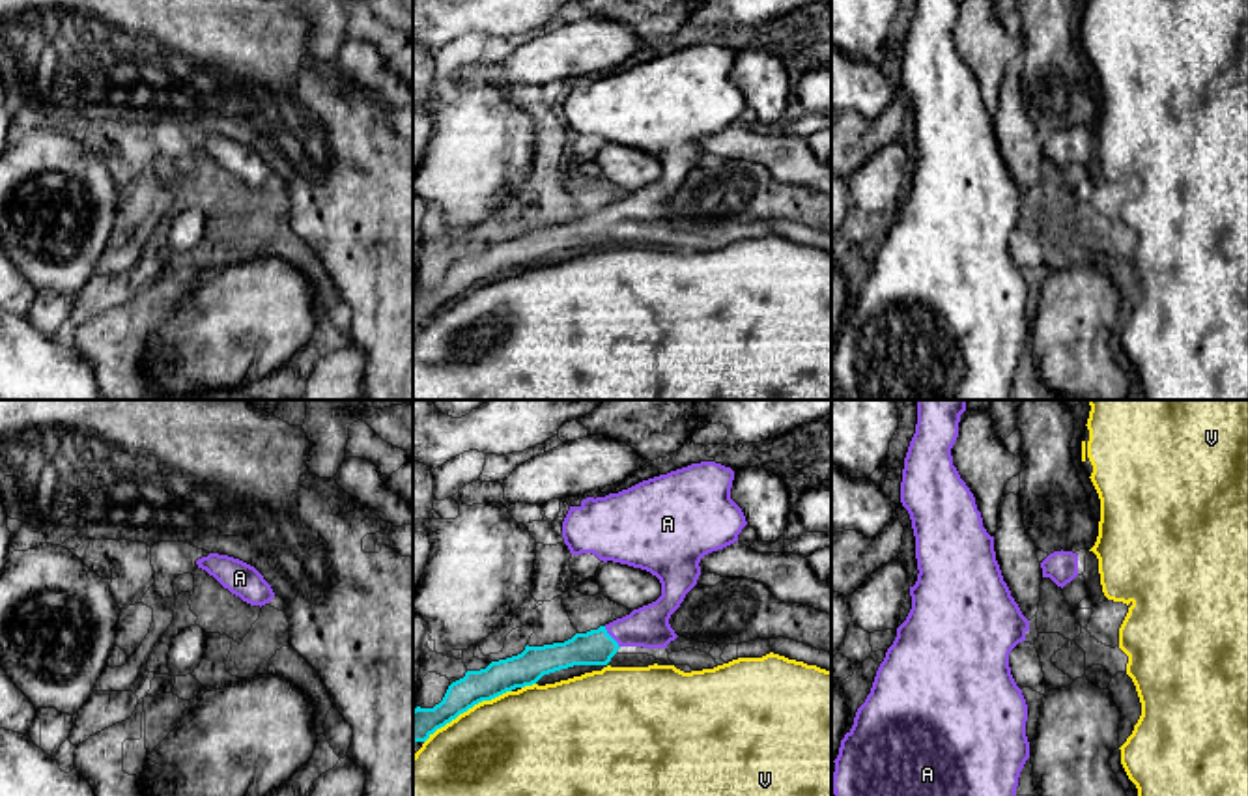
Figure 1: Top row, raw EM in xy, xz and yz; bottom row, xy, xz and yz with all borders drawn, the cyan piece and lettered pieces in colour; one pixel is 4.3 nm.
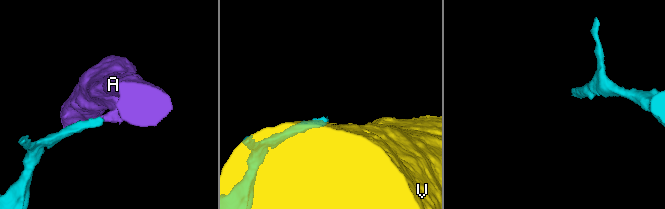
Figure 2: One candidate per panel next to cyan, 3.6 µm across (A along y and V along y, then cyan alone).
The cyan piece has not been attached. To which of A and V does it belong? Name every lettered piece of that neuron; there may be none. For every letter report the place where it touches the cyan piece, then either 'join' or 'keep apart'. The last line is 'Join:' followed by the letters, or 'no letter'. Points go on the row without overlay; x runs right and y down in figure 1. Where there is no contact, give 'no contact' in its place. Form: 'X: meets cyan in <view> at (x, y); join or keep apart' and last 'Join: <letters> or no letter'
A: meets cyan in xz at (611, 219); join
V: meets cyan in xz at (468, 290); keep apart
Join: A

